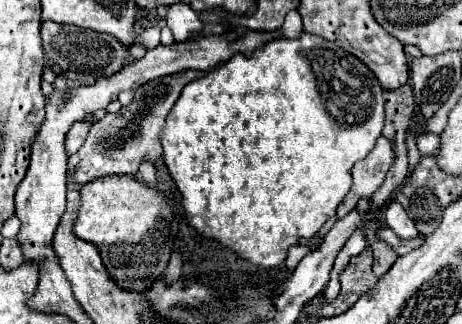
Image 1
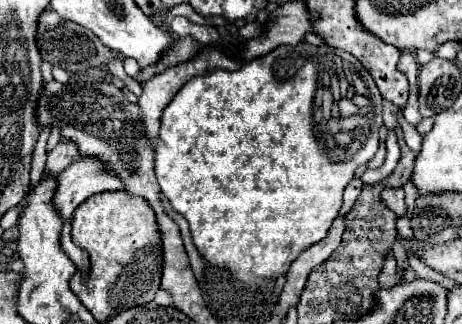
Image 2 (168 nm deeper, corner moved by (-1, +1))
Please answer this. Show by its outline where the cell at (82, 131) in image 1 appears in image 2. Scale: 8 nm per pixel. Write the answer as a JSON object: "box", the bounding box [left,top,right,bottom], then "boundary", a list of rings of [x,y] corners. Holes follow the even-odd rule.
{"box":[44,141,78,177],"boundary":[[[62,141],[62,143],[58,143],[48,153],[48,161],[46,161],[46,167],[44,167],[44,175],[56,177],[60,171],[64,171],[76,159],[78,159],[76,145],[74,143],[68,143],[68,141]]]}

